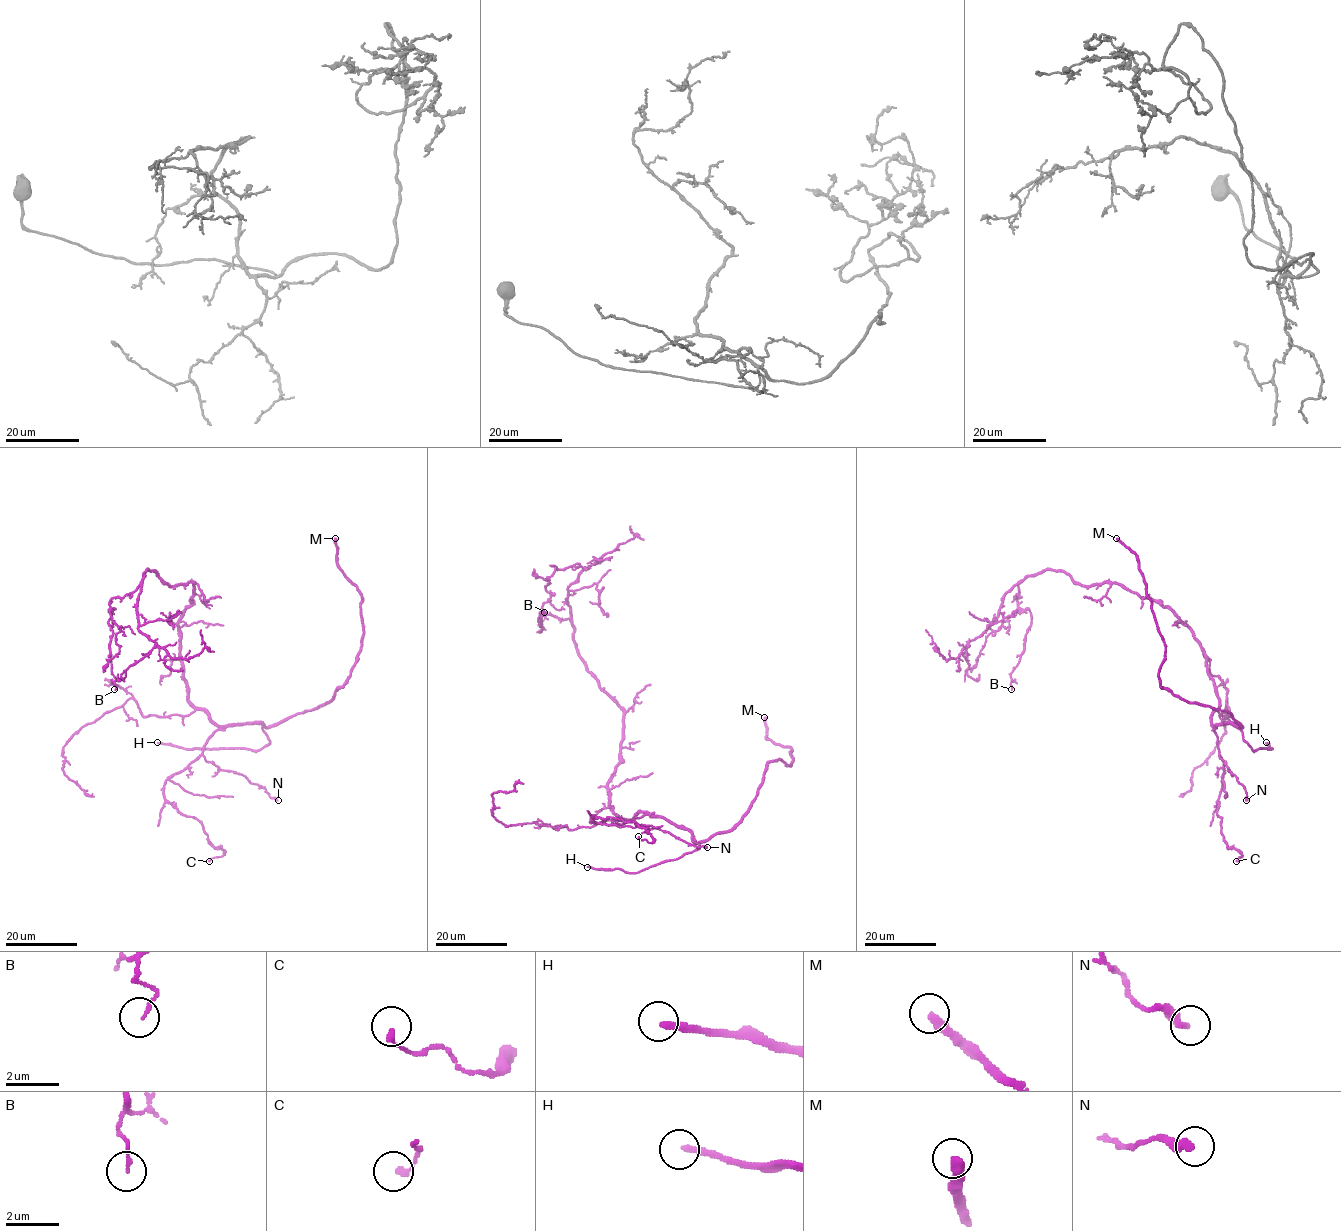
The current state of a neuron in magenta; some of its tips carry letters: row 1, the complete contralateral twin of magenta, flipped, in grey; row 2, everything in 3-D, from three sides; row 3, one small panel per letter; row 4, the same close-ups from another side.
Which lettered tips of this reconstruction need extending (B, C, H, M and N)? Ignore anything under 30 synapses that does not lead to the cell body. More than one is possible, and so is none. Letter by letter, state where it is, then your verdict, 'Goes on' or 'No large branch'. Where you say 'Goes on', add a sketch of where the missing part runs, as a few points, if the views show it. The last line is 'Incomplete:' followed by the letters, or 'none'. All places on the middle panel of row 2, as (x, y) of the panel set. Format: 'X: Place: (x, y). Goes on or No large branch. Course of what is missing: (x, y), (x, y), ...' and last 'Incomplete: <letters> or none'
B: Place: (544, 612). No large branch
C: Place: (638, 836). No large branch
H: Place: (587, 867). Goes on. Course of what is missing: (587, 867), (555, 864), (532, 855), (515, 854), (507, 851), (504, 845), (510, 843), (511, 848)
M: Place: (764, 717). Goes on. Course of what is missing: (764, 717), (776, 701), (752, 712), (752, 696), (772, 660), (816, 638), (792, 689), (761, 700), (704, 659)
N: Place: (707, 847). No large branch
Incomplete: H, M

